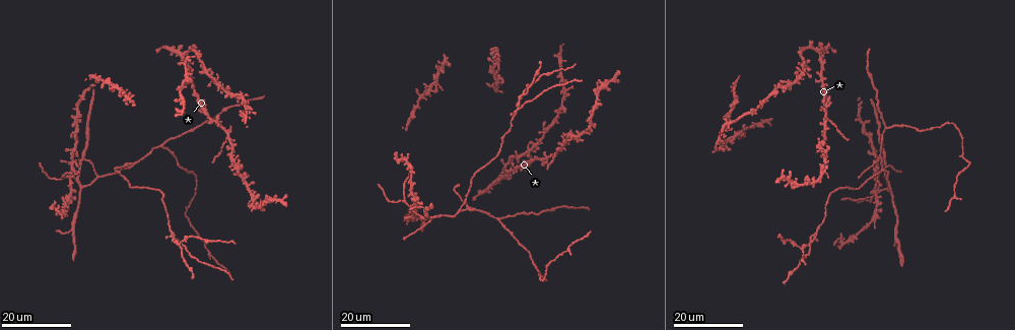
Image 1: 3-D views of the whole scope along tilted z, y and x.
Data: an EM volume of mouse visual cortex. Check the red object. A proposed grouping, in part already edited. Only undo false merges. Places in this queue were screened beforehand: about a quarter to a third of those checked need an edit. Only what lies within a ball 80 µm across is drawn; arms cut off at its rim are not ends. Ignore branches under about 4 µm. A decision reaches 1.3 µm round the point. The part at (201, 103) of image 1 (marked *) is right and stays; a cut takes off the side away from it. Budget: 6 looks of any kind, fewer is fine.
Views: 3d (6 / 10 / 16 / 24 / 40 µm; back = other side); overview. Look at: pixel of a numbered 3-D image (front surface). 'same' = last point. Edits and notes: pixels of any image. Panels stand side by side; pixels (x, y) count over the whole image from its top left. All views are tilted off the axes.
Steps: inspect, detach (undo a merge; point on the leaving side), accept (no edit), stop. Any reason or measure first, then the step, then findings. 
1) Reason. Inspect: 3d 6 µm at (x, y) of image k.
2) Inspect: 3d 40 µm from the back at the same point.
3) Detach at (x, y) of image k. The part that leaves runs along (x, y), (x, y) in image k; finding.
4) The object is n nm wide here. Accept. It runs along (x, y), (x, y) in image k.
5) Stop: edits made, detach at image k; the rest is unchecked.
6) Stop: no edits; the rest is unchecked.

Three-way junction. Inspect: 3d 16 µm at (498, 220) of image 1.

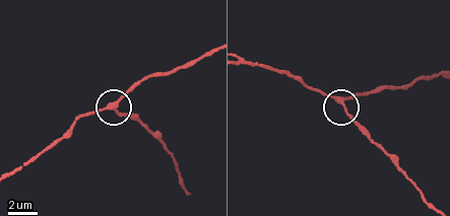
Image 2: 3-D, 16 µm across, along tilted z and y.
Inspect: 3d 10 µm at (113, 106) of image 2.

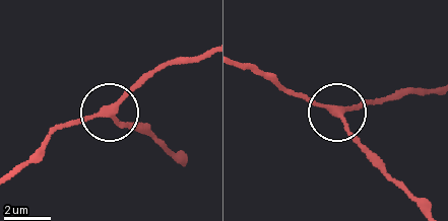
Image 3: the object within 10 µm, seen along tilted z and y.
The side arm is 66 µm long. Accept. It runs along (203, 54), (148, 75), (112, 109), (146, 130) in image 3; all the same neuron.

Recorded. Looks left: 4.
A fork. Inspect: 3d 24 µm at (98, 178) of image 1.

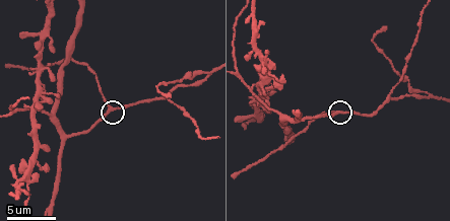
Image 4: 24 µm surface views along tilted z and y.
Inspect: 3d 6 µm at (337, 113) of image 4.

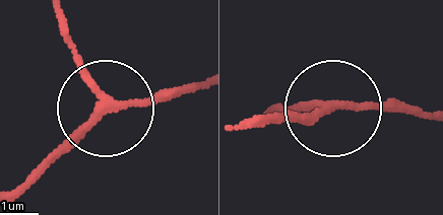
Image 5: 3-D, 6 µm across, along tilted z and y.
The side arm is 17 µm long. Accept. It runs along (201, 84), (113, 105), (62, 36) in image 5; all the same neuron.

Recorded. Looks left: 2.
Two arms in line, one across. Inspect: 3d 16 µm at (212, 71) of image 4.

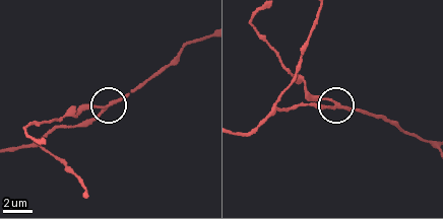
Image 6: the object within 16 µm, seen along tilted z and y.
The object is 170 nm wide here. Detach at (87, 105) of image 6. The part that leaves runs along (109, 103), (88, 106), (28, 127), (27, 132), (45, 145) in image 6; two neurons meet here.

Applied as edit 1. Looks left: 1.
Stop: edits made, detach at image 6; the rest is unchecked.

